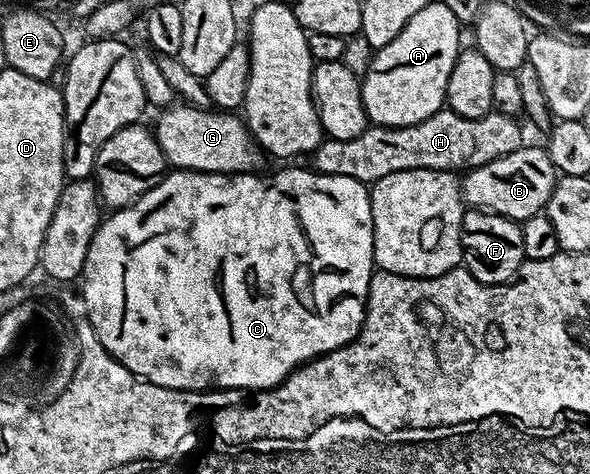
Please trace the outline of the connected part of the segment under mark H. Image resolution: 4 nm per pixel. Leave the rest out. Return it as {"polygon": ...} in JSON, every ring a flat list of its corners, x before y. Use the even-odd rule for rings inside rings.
{"polygon":[[441,110,430,114,430,118,410,126,398,126,397,128,369,126,365,132,358,134,358,138,349,140,325,138,321,140,315,152,311,153,311,167,327,176,354,178,369,186,375,184,377,180,386,178,386,174,394,174,402,170,434,170,435,172,460,174,470,168,486,166,490,162,494,162,494,158,502,158,521,148,520,128,516,123,517,121,513,117,495,110,488,112,482,118,462,118,454,111]]}

